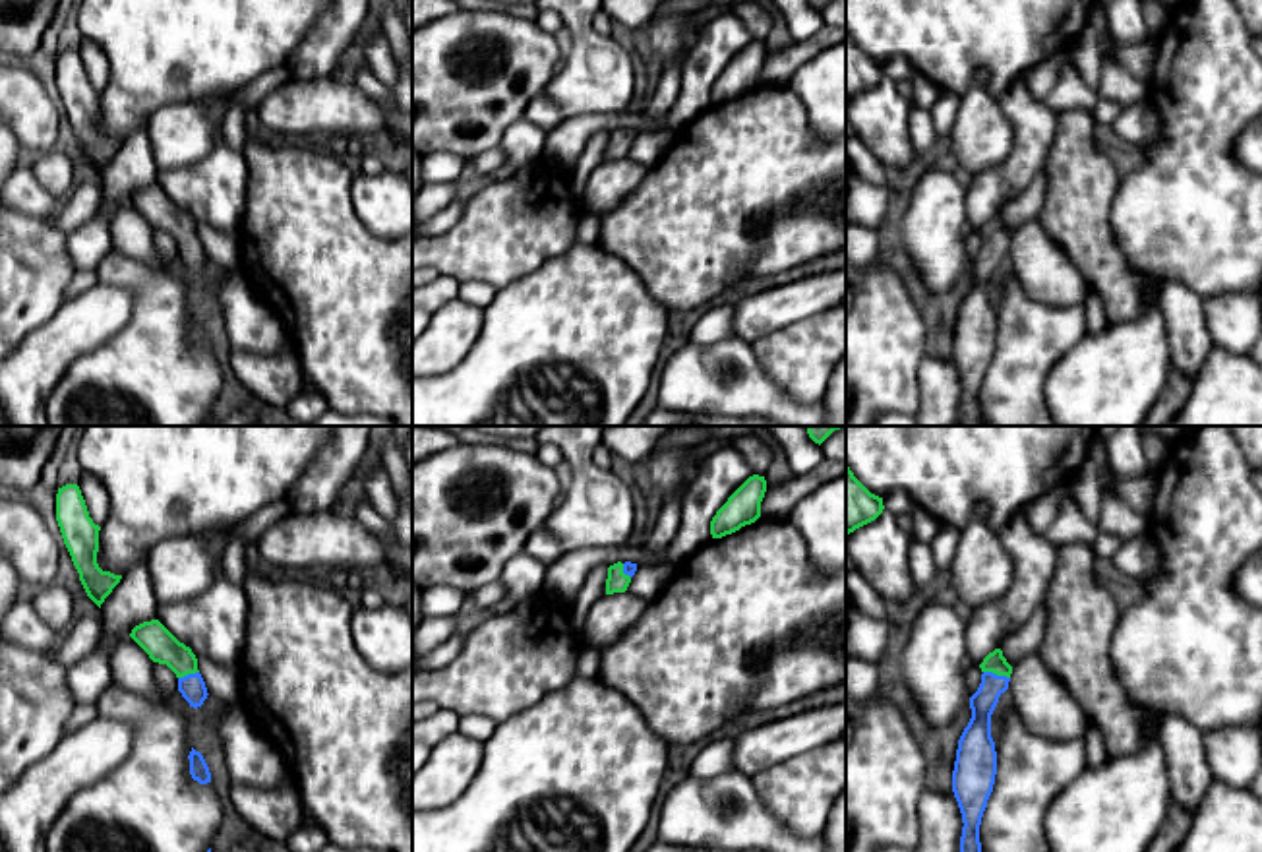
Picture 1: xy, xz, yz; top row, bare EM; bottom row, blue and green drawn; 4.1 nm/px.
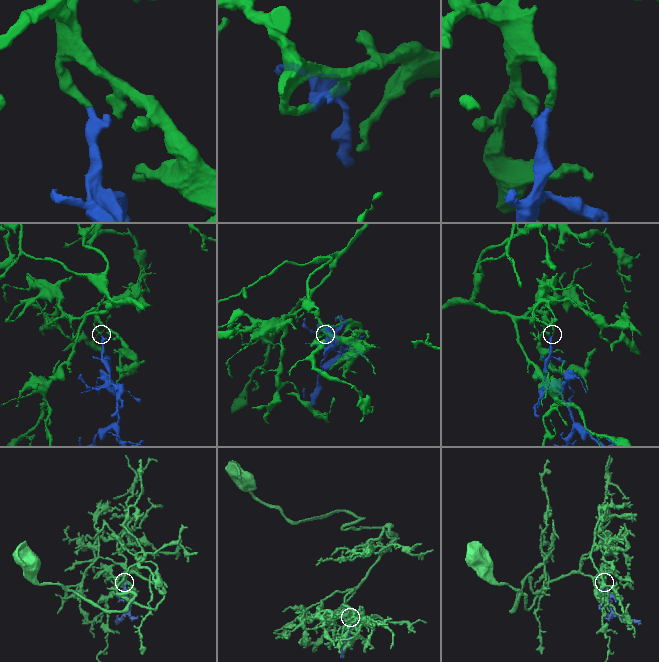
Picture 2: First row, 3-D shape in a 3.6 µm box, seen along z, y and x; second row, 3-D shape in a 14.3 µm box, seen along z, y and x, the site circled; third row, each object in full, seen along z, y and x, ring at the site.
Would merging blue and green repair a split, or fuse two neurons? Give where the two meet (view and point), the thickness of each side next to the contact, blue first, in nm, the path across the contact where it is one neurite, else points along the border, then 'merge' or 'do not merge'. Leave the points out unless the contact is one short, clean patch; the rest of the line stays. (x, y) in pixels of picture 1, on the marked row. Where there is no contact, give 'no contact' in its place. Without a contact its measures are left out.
contact yz (995, 674); calibres 110 and 90 nm; way yz (984, 701), (995, 674), (995, 663); merge

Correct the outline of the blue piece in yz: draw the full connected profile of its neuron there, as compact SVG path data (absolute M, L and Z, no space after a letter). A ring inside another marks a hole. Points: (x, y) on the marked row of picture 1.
M1001 649L989 653L981 668L981 684L970 697L972 718L964 728L952 771L952 792L962 813L960 852L981 852L979 825L997 775L997 751L991 738L991 715L1008 689L1012 666Z

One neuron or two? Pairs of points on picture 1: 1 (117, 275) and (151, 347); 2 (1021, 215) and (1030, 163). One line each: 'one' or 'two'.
1: one
2: two

